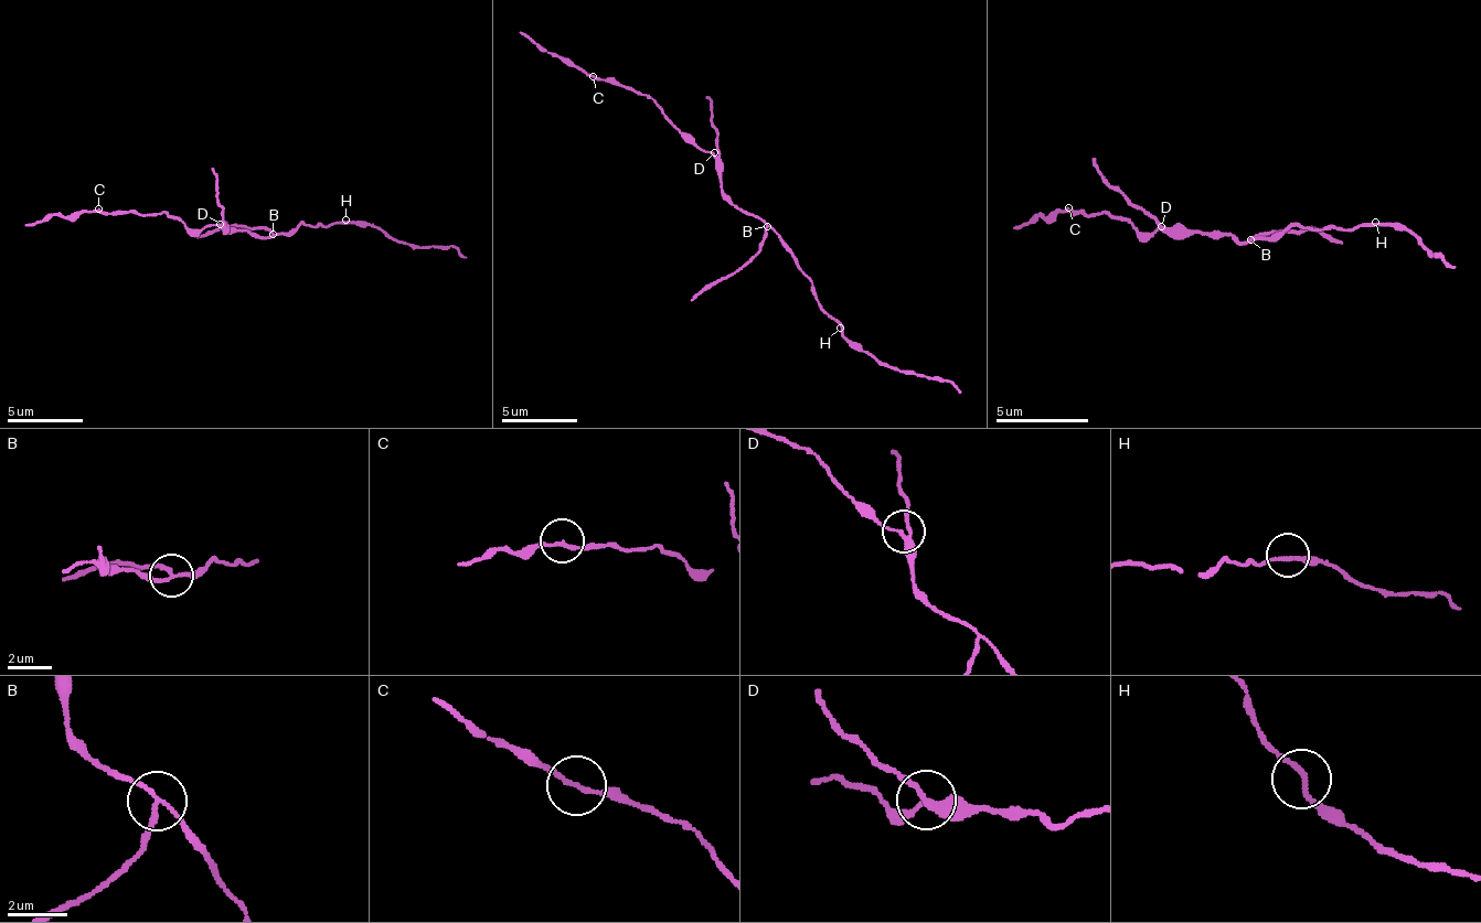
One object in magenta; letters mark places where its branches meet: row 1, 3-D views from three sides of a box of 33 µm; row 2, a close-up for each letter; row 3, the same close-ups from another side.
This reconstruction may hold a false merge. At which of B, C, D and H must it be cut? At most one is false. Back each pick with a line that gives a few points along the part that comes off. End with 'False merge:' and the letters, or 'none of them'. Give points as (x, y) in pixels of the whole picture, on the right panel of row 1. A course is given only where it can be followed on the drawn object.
B: Course of the part to remove: (1249, 240), (1277, 231), (1319, 231), (1342, 245)
False merge: B

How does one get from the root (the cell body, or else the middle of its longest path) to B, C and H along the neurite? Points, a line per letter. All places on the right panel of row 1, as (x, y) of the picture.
B: (1236, 240), (1249, 240)
C: (1236, 240), (1231, 236), (1171, 231), (1165, 226), (1138, 231), (1106, 213), (1091, 217), (1068, 207)
H: (1236, 240), (1277, 240), (1291, 226), (1310, 226), (1314, 231), (1338, 226), (1342, 231), (1352, 231), (1375, 222)

